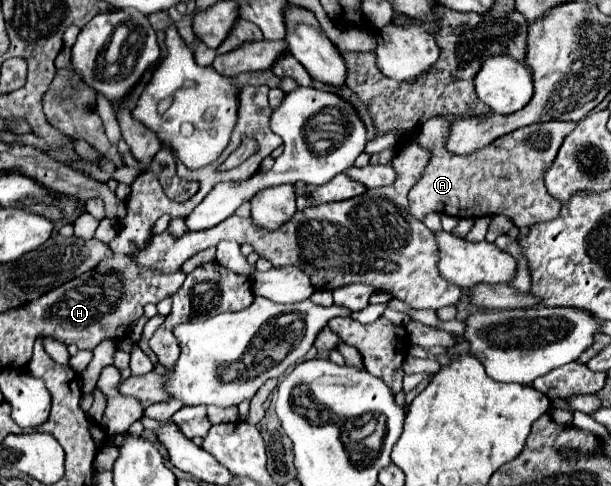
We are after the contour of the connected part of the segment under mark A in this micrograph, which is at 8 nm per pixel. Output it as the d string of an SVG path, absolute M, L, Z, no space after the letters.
M432 117L415 134L416 142L432 152L432 158L422 178L408 194L412 216L422 220L428 212L440 212L454 218L502 214L518 228L528 228L558 216L562 204L548 194L544 186L544 172L550 168L552 158L556 158L562 140L574 130L574 122L530 124L514 130L512 134L500 136L486 148L480 148L468 156L452 154L445 148L449 125L449 121L443 117Z

